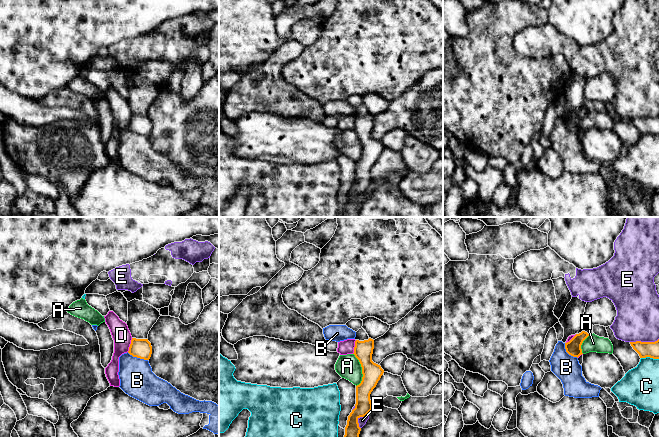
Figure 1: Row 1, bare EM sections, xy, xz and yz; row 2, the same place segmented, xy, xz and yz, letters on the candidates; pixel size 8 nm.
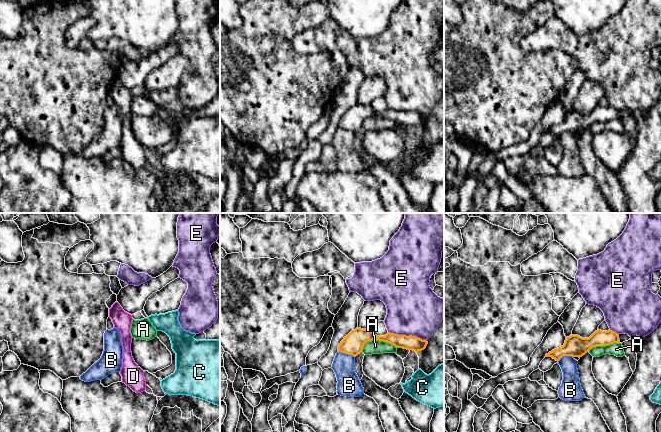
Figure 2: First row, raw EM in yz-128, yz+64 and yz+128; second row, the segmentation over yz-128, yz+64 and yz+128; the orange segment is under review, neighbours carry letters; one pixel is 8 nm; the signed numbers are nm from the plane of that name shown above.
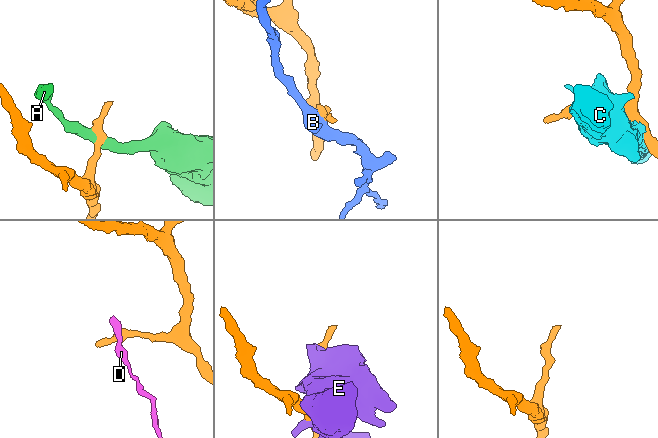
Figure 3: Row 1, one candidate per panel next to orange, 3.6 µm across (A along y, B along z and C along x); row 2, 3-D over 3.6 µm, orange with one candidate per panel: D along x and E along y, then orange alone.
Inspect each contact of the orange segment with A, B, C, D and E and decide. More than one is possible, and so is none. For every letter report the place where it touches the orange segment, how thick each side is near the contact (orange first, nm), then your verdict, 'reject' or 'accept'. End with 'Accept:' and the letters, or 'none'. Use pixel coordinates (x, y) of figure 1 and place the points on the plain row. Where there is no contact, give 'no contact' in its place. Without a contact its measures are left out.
A: xz (362, 146) | 160/190 nm | reject
B: xy (137, 133) | 160/280 nm | reject
C: yz (650, 133) | 130/300 nm | reject
D: xy (130, 121) | 160/150 nm | reject
E: yz (644, 118) | 130/340 nm | reject
Accept: none

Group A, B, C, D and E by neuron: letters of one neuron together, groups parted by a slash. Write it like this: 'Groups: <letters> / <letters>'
Groups: A / B / C / D / E

